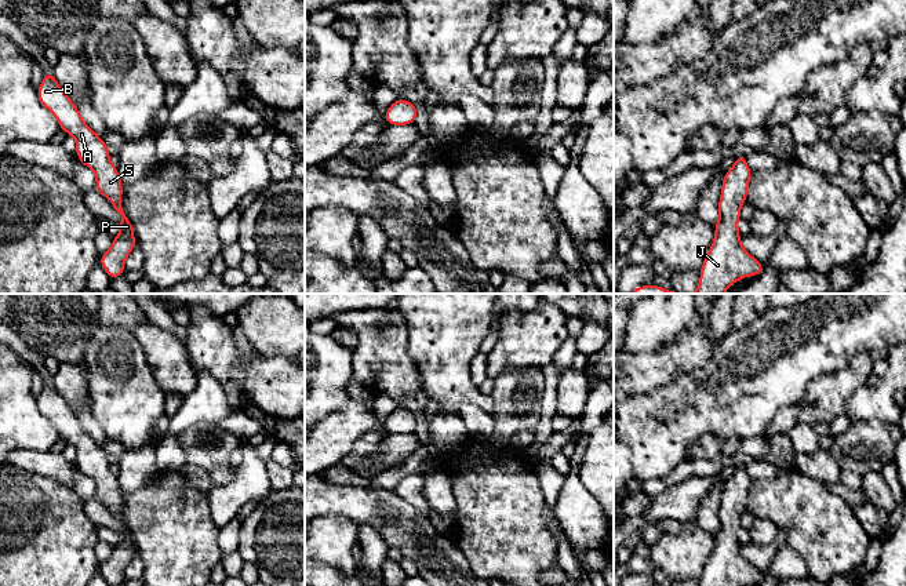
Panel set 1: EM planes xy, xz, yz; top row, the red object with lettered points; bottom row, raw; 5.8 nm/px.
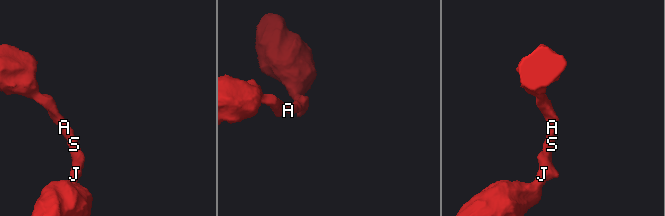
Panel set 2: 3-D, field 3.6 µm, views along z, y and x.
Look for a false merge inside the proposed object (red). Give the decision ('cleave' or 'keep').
keep

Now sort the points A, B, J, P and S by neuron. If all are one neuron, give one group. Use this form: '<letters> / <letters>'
A B J P S

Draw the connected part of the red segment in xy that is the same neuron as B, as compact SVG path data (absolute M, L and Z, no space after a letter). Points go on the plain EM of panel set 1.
M44 382L36 401L40 412L57 427L59 437L76 448L74 463L80 472L94 480L95 499L105 505L121 524L117 532L120 542L113 546L110 557L99 567L99 574L109 586L120 586L125 580L124 571L137 552L132 532L121 516L123 492L117 476L110 470L108 454L84 432L77 415L58 393L54 382Z

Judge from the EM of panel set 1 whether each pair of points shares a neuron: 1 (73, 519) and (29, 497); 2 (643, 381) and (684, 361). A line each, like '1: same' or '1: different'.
1: same
2: same

